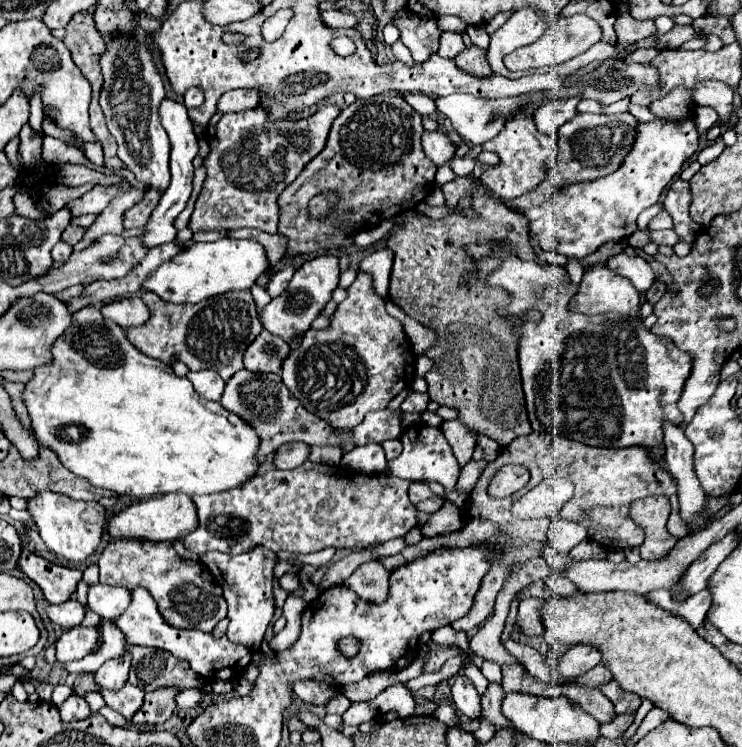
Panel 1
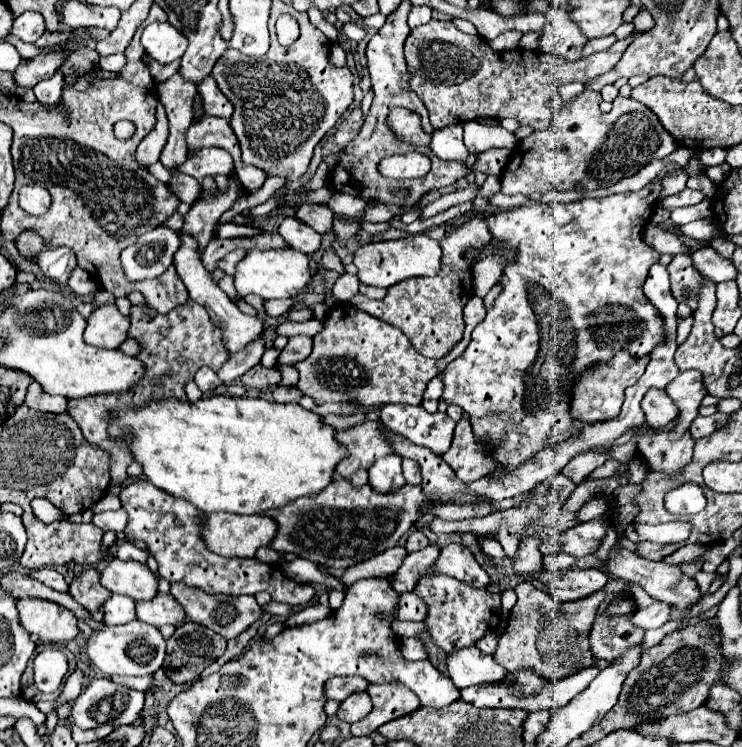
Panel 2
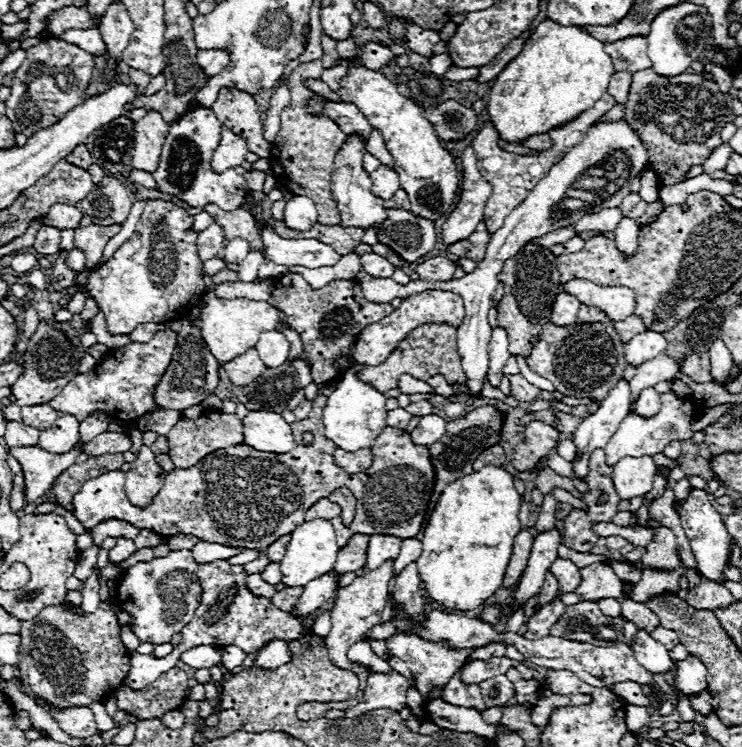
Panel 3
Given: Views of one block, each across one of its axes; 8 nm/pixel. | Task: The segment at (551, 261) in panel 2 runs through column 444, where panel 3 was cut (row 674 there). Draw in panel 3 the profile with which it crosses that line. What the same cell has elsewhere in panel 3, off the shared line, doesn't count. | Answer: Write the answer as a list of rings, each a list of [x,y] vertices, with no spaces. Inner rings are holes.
[[[370,672],[368,682],[364,688],[364,698],[360,704],[354,708],[344,710],[348,718],[360,716],[370,710],[378,708],[390,708],[390,710],[402,710],[406,706],[406,690],[408,690],[408,680],[398,674],[398,672]]]

